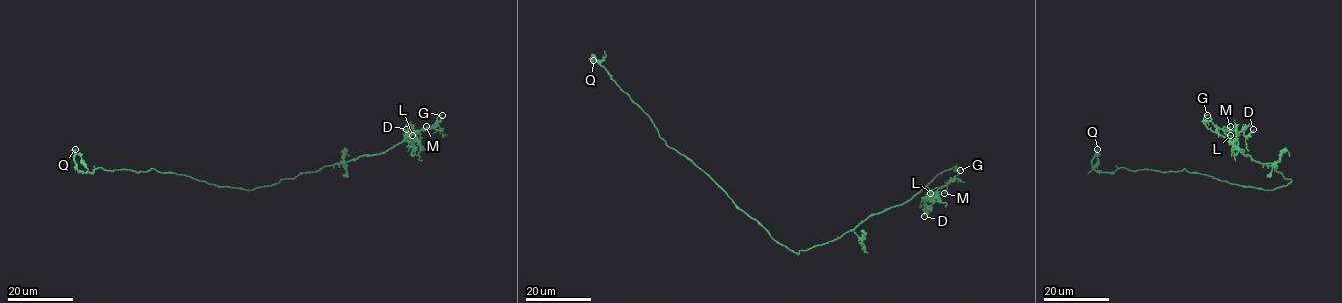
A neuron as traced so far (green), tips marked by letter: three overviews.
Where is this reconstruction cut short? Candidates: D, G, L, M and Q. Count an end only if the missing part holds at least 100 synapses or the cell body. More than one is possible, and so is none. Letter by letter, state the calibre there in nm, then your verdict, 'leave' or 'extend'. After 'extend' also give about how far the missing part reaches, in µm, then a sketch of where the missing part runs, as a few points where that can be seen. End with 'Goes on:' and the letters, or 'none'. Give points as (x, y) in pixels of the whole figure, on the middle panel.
D: calibre 120 nm; leave
G: calibre 240 nm; extend; missing 30 µm; course (960, 170), (964, 174), (977, 176), (978, 187), (990, 181), (1007, 179), (1010, 193)
L: calibre 170 nm; leave
M: calibre 110 nm; leave
Q: calibre 320 nm; leave
Goes on: G

